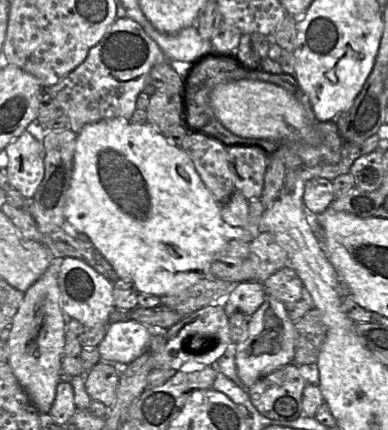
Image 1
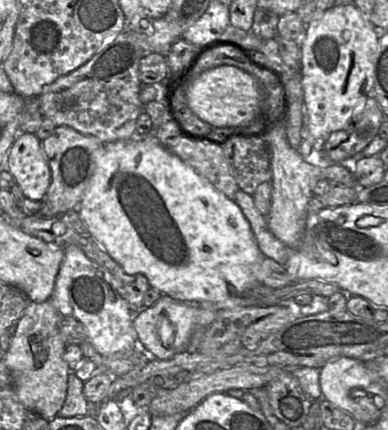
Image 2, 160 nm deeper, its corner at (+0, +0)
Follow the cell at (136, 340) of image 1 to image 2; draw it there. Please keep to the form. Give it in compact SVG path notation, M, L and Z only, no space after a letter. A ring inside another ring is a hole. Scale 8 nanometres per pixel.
M162 295L152 307L138 312L133 318L133 328L144 350L158 360L168 360L185 351L195 329L208 327L216 317L216 312L199 304L182 302Z

